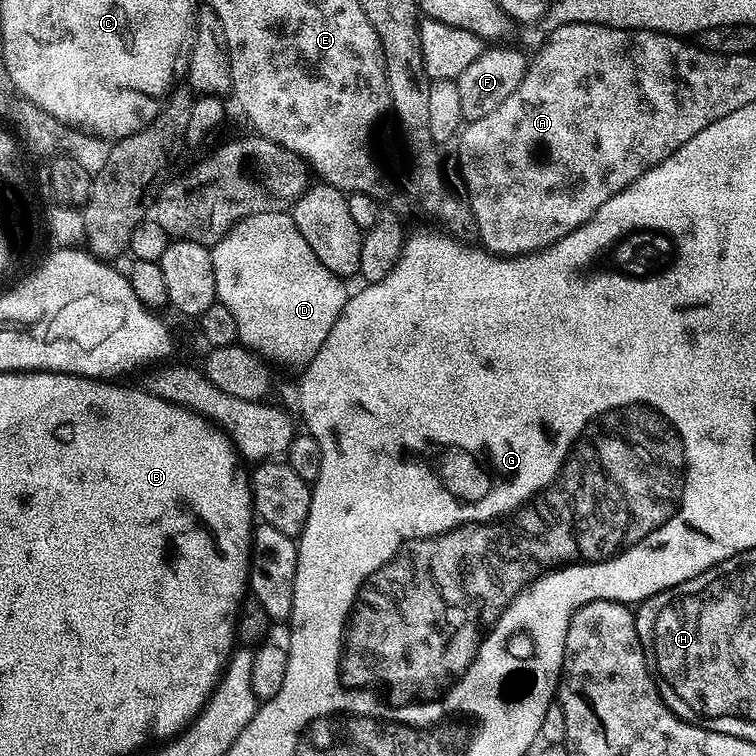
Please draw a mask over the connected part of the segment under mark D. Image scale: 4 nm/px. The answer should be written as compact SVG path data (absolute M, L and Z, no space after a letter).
M288 212L254 214L233 226L222 239L211 245L210 251L214 262L214 282L236 318L239 343L265 358L311 360L322 342L326 342L326 334L330 334L334 322L338 322L350 288L344 285L347 283L341 277L318 262L318 254L310 250L310 242L302 238L302 230L298 230L291 215Z

